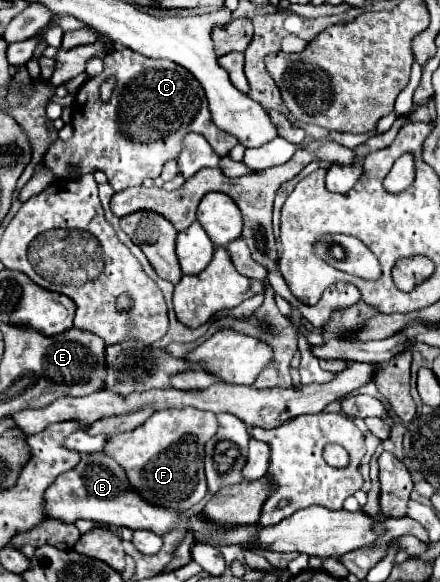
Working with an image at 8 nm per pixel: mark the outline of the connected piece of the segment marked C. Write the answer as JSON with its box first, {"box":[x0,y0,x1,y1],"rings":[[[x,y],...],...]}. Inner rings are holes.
{"box":[44,48,236,192],"rings":[[[118,48],[110,54],[104,56],[104,70],[102,74],[88,78],[78,94],[74,96],[74,104],[72,104],[72,128],[74,128],[74,136],[66,142],[56,140],[50,150],[44,156],[44,166],[52,170],[52,174],[56,178],[68,178],[70,170],[78,170],[80,174],[86,172],[104,172],[108,176],[110,186],[114,188],[114,192],[122,192],[126,188],[132,186],[142,186],[142,182],[146,178],[158,178],[158,176],[146,176],[146,174],[154,174],[154,172],[162,172],[164,164],[166,164],[166,154],[168,154],[168,146],[164,142],[164,134],[160,132],[160,124],[168,124],[172,122],[172,118],[168,116],[154,116],[150,110],[174,110],[174,160],[178,158],[180,150],[182,150],[182,138],[186,136],[186,132],[198,132],[202,136],[206,136],[206,140],[210,142],[210,146],[214,148],[214,152],[222,158],[228,156],[228,152],[236,146],[234,136],[230,134],[222,134],[210,116],[208,110],[208,100],[204,94],[204,88],[200,86],[200,82],[182,66],[178,66],[176,62],[170,60],[154,60],[154,58],[146,58],[130,48]],[[110,74],[114,74],[118,78],[118,86],[114,90],[114,96],[108,104],[104,104],[98,94],[100,94],[100,84],[104,82],[104,78],[108,78]]]}

